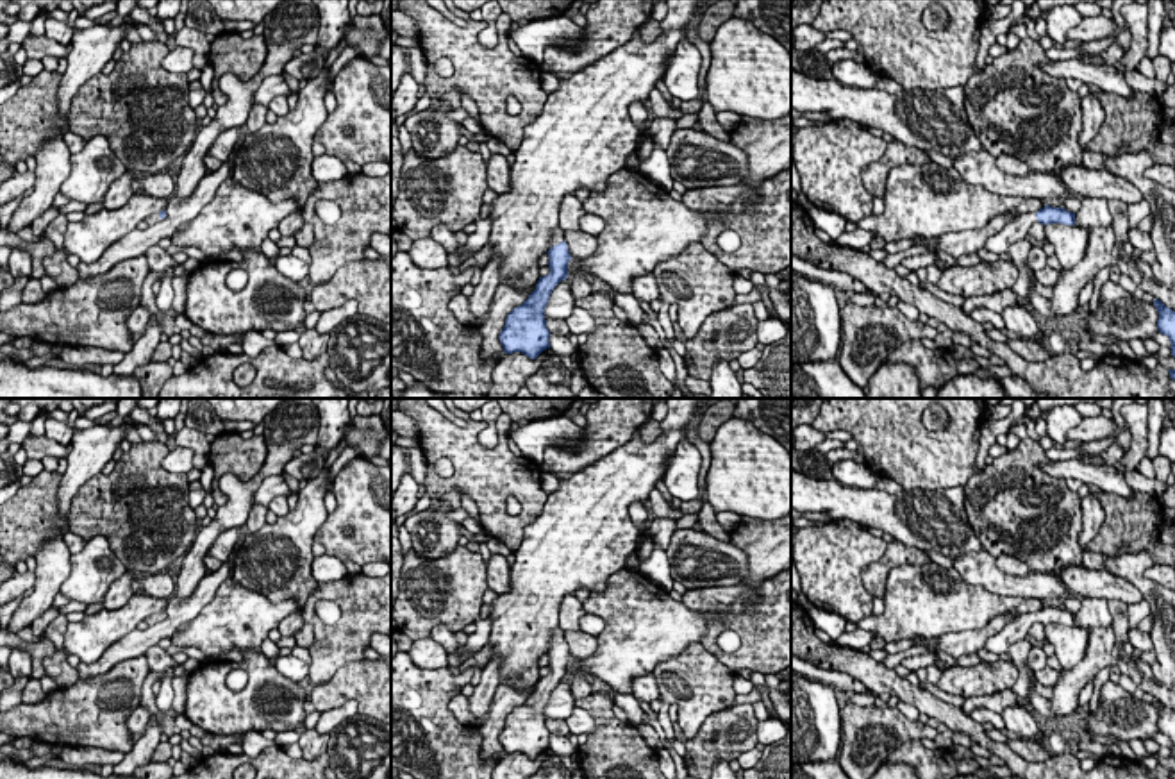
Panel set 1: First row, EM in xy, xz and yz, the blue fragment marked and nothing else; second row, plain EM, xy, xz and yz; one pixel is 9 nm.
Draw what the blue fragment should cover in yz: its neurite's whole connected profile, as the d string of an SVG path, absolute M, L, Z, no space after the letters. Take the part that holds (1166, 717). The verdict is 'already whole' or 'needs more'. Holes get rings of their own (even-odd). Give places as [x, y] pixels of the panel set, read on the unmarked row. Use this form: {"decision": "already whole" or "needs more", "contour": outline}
{"decision": "already whole", "contour": "M1154 700L1154 706L1159 713L1157 729L1161 734L1170 738L1171 756L1175 758L1175 711L1166 708L1161 700Z"}

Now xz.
{"decision": "needs more", "contour": "M561 627L552 632L552 649L546 652L550 661L550 674L539 677L536 690L529 699L514 708L500 733L500 743L505 754L521 752L536 759L543 750L550 749L550 731L546 729L545 708L554 688L568 679L568 663L571 659Z"}

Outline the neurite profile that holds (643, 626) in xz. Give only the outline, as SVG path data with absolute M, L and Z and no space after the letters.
M623 568L609 575L604 593L589 593L582 602L584 609L605 620L605 629L596 636L596 650L593 656L577 661L575 668L568 672L568 681L573 675L589 679L591 675L607 683L616 695L632 695L632 683L654 672L655 665L675 658L689 643L702 641L707 632L709 613L698 613L686 604L677 602L661 586L652 582L646 575L634 568Z

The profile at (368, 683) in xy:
M391 656L343 665L329 683L314 686L309 700L320 713L355 700L357 715L391 724Z

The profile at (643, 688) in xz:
M648 674L645 677L638 677L632 683L632 695L636 700L648 702L648 704L652 700L657 700L659 690L657 690L657 681L655 681L654 674Z

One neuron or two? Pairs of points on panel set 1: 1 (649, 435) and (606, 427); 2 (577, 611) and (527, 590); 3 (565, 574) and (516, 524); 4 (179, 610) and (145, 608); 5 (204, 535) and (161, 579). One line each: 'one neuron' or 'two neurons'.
1: two neurons
2: two neurons
3: two neurons
4: two neurons
5: two neurons

